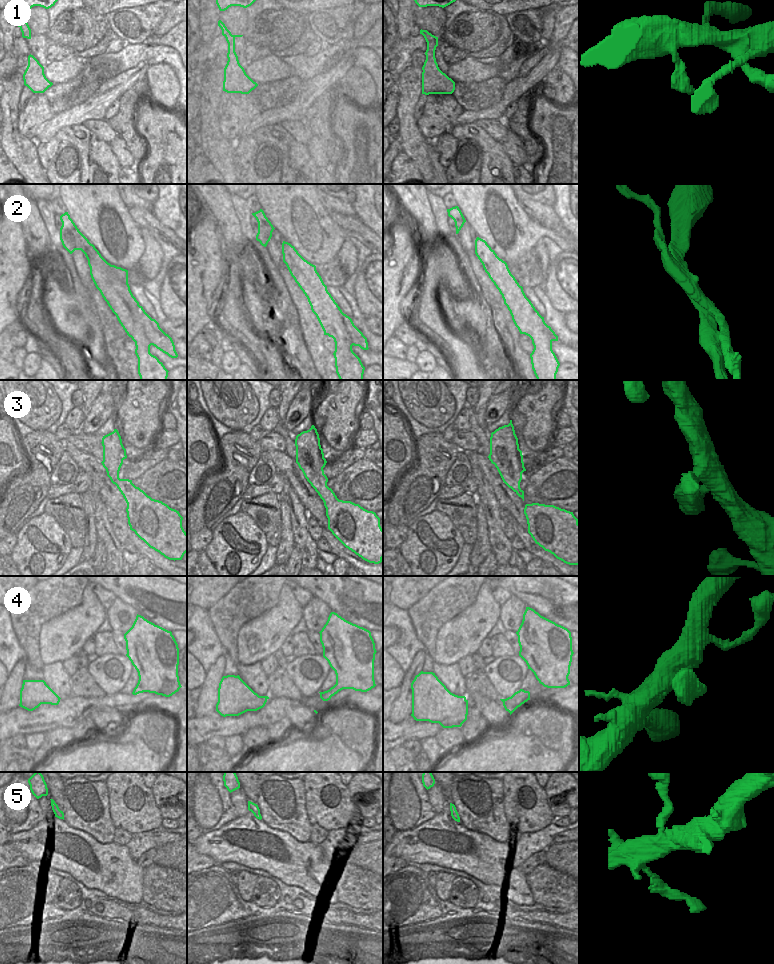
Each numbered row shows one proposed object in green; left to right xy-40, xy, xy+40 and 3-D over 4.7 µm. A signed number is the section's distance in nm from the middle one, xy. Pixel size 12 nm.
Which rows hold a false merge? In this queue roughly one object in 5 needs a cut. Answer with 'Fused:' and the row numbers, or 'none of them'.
Fused: 2.

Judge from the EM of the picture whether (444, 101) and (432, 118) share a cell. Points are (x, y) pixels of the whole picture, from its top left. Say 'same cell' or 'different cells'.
same cell

